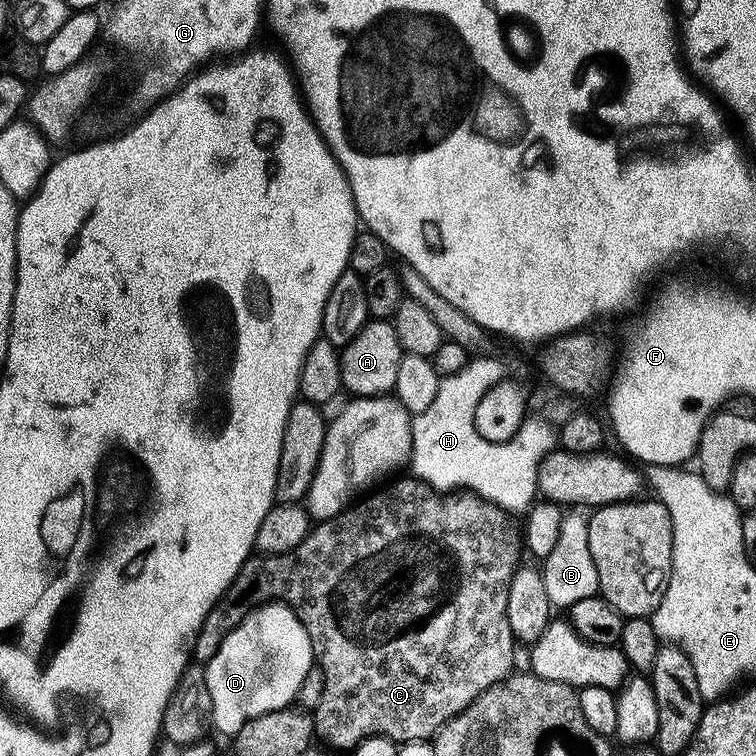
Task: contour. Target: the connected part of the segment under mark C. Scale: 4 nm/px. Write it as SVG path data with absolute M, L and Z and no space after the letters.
M407 478L408 480L393 479L393 484L385 483L381 492L373 491L338 513L334 518L319 521L294 550L281 556L264 556L256 572L252 572L251 563L246 562L240 567L239 574L232 579L232 584L221 596L218 603L206 614L202 626L192 644L192 656L197 661L206 662L214 658L218 646L241 622L246 615L246 607L257 602L280 602L287 604L292 613L302 622L306 634L312 643L312 651L318 657L318 665L325 679L325 688L322 690L321 700L311 713L314 732L332 748L355 749L366 738L371 736L385 736L396 741L397 745L428 742L435 737L445 722L458 715L463 708L470 706L474 698L481 696L490 686L502 682L512 675L514 665L512 659L516 656L518 641L512 635L508 619L506 618L506 602L508 601L508 587L510 578L521 563L522 536L512 524L504 524L506 513L497 508L489 500L483 500L474 492L456 490L451 494L444 494L435 490L425 490L423 480Z

